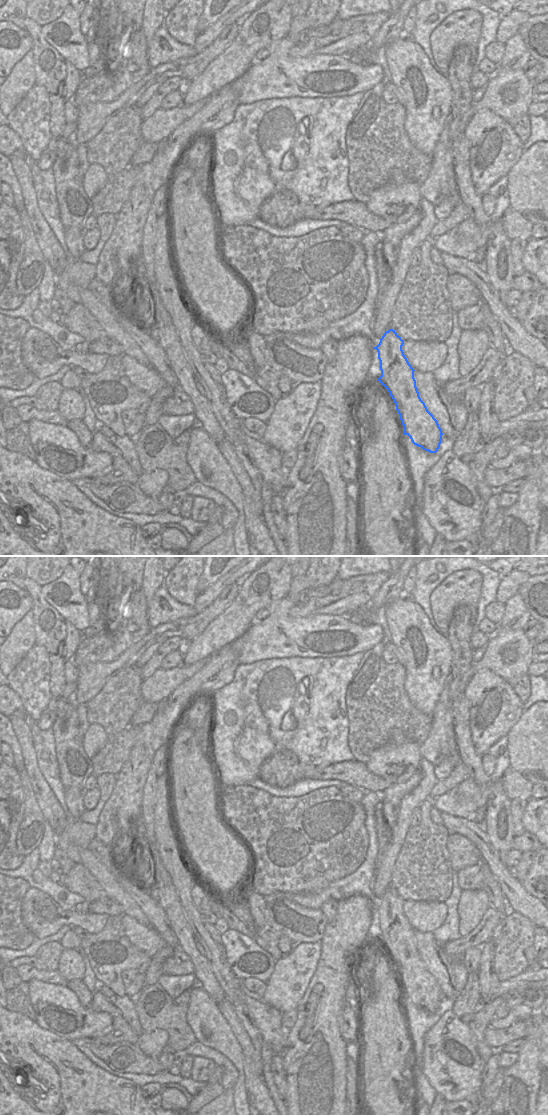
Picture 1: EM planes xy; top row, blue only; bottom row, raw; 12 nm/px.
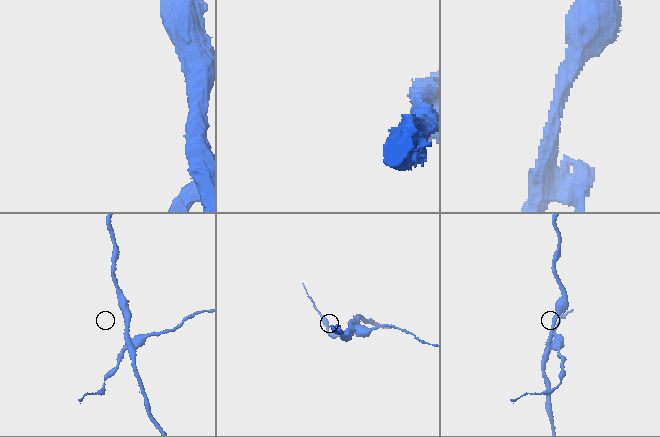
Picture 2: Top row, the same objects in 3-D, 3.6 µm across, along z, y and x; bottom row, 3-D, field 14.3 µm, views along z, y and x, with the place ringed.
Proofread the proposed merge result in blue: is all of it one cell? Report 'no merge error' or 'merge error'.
merge error

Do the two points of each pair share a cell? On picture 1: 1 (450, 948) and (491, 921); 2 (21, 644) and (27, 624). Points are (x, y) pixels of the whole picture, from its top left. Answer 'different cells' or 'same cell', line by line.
1: same cell
2: same cell

